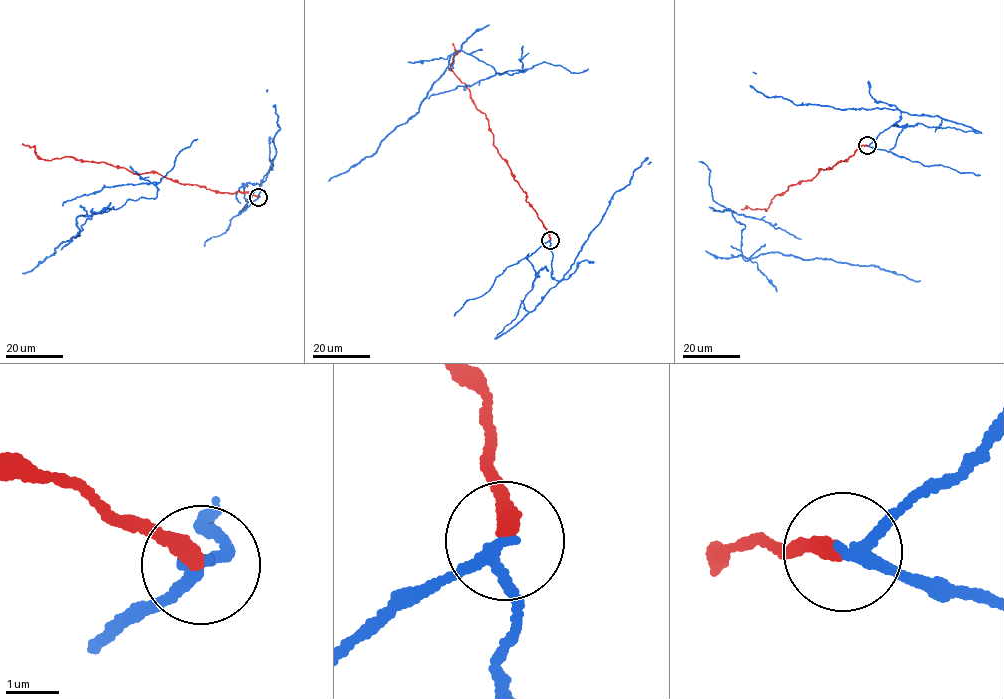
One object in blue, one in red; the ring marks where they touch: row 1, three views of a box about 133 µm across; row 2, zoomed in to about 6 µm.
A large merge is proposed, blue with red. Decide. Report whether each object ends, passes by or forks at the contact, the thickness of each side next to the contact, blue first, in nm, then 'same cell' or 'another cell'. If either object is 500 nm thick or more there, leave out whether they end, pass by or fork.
blue passes by | red ends | 190/320 nm | another cell

